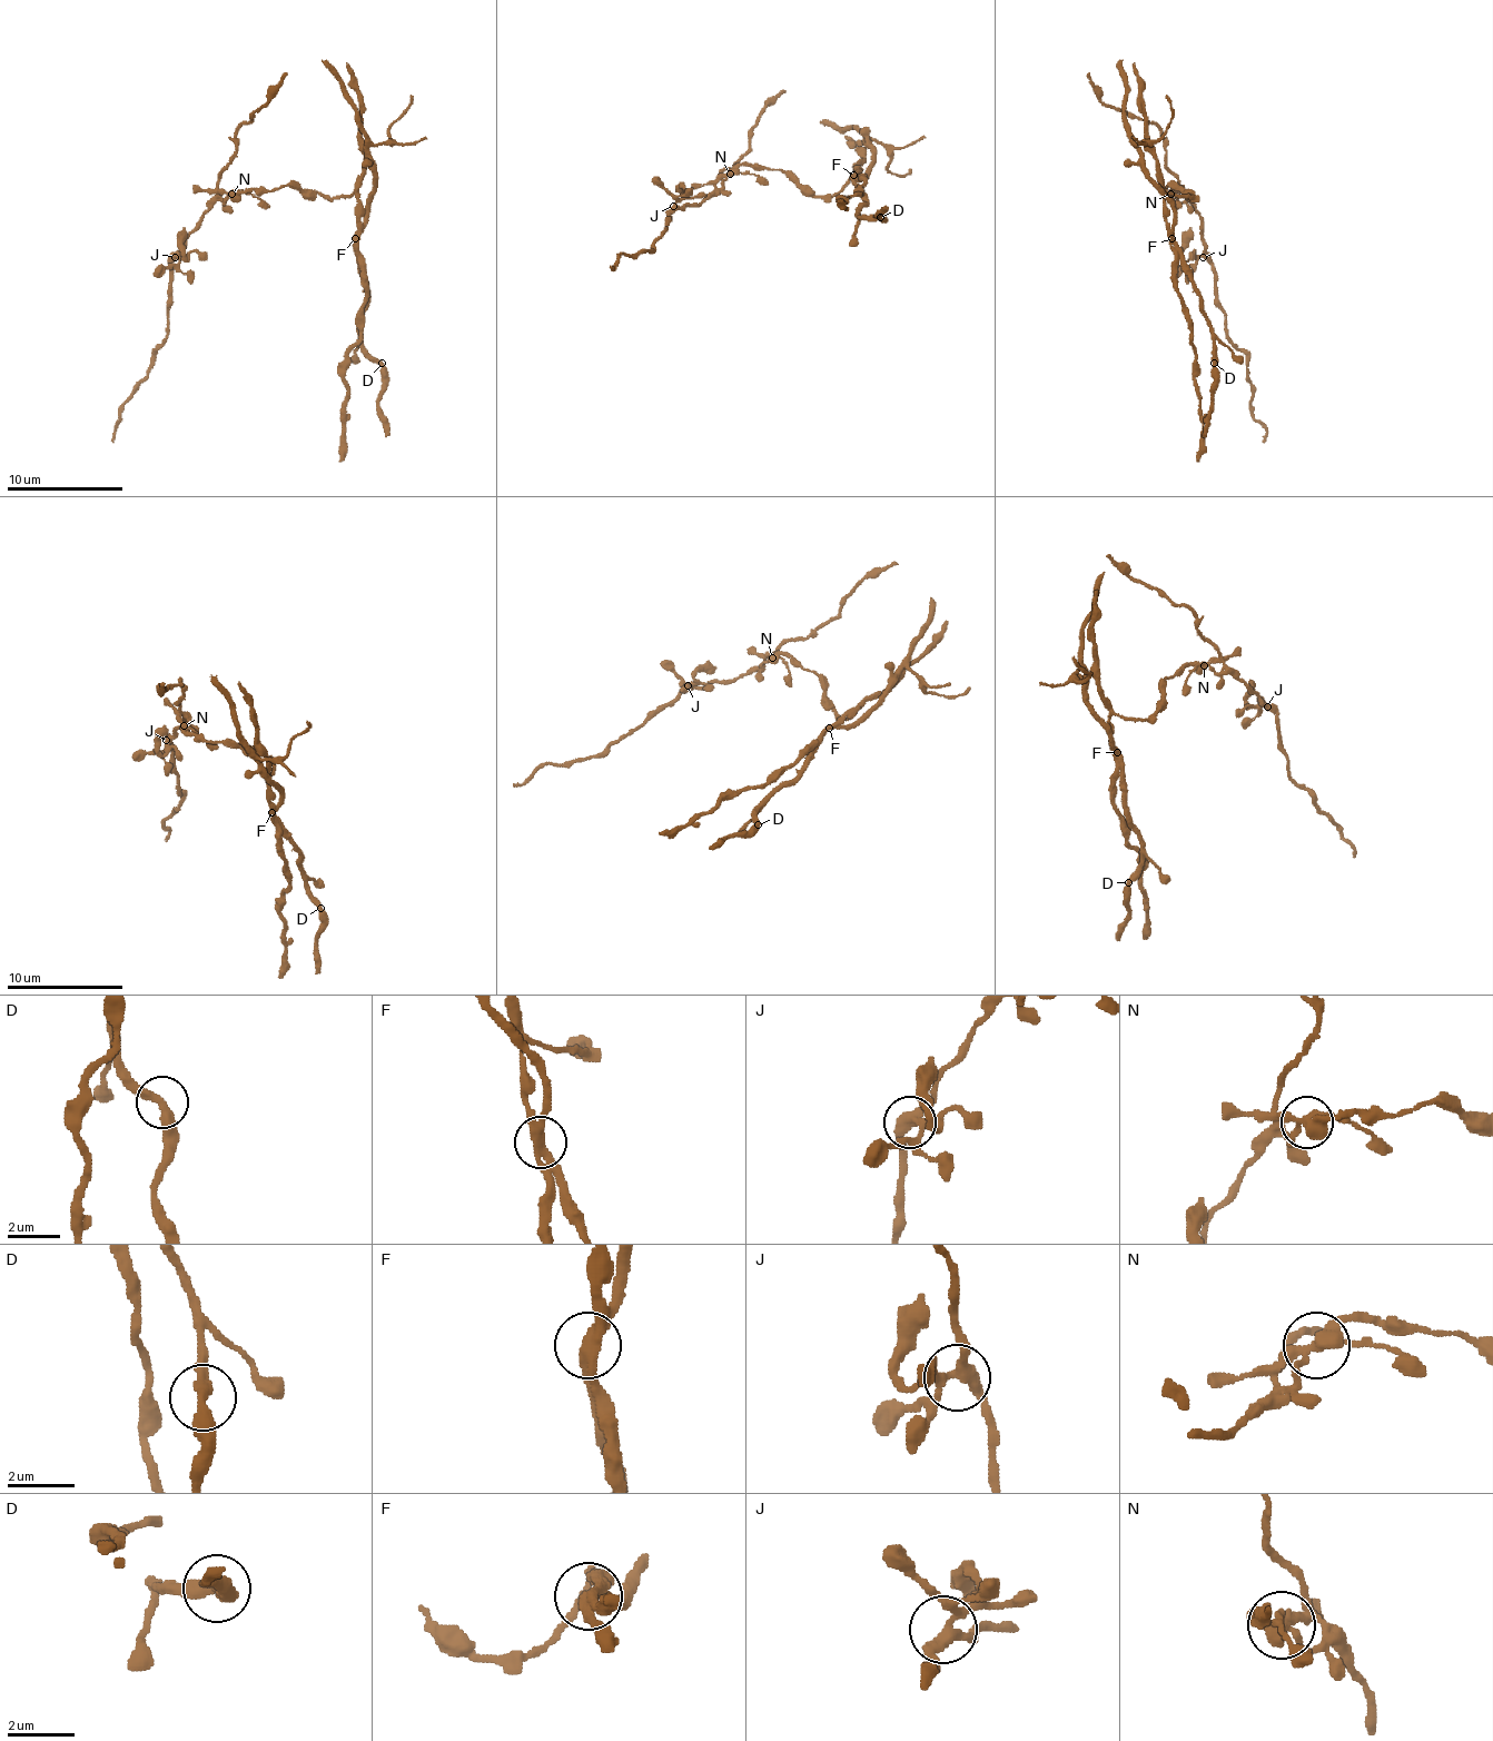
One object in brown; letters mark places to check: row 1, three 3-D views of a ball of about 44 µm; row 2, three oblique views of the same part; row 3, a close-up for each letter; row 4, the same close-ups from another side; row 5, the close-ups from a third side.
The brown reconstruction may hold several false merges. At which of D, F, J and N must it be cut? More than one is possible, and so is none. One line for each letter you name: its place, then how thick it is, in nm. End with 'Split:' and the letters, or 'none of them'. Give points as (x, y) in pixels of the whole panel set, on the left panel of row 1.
F: (355, 238) | 380 nm
N: (231, 194) | 360 nm
Split: F, N

